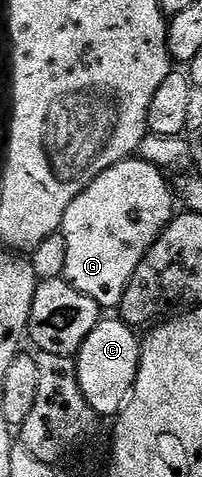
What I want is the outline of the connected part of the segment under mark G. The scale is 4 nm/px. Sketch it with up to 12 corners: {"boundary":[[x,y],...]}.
{"boundary":[[145,160],[98,174],[66,210],[63,279],[119,309],[173,218]]}

